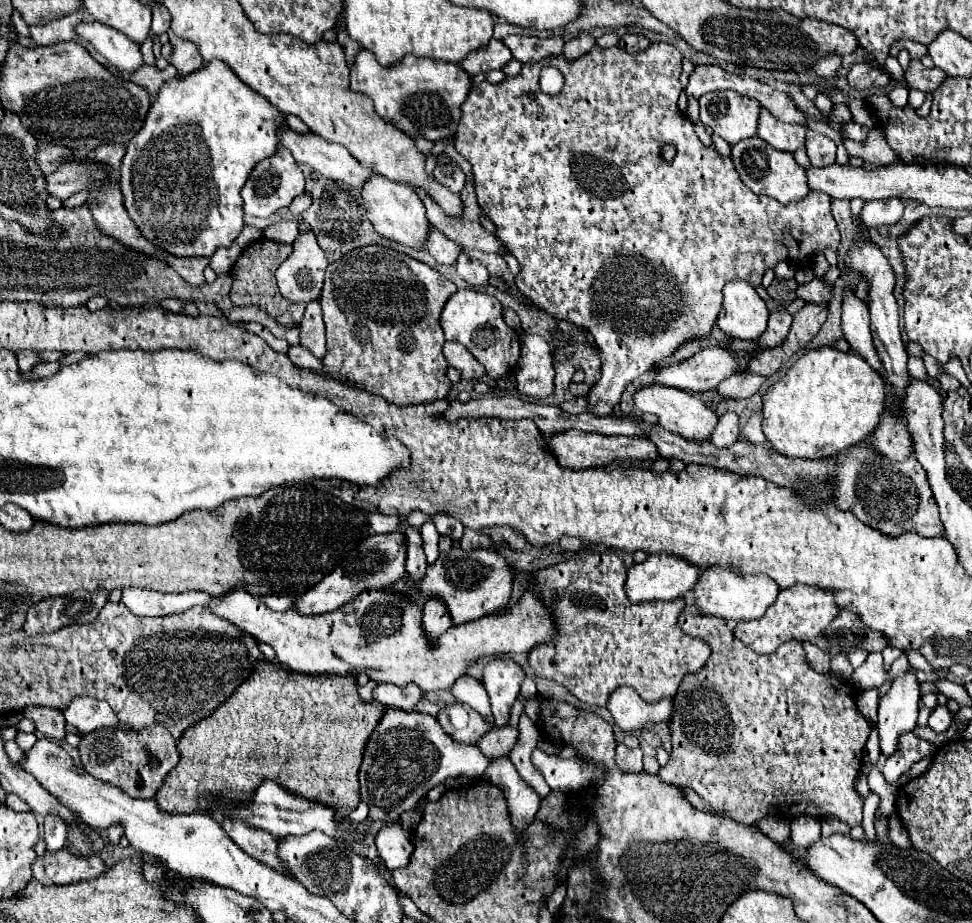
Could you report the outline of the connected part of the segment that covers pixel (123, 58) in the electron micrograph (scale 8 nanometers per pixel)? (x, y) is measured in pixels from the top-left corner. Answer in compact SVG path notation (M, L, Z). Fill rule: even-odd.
M83 22L79 28L75 28L83 40L93 44L93 48L103 54L115 68L119 70L137 70L143 64L139 44L123 36L119 30L107 28L105 24L99 22Z

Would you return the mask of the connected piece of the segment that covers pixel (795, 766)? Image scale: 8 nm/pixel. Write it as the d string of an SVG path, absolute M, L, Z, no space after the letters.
M693 592L685 596L689 604L681 612L677 624L689 636L709 644L711 656L699 672L683 678L673 696L671 724L667 724L673 750L669 762L657 774L659 780L697 792L713 810L749 826L757 826L771 814L783 814L785 818L807 814L817 820L835 816L849 826L861 824L863 800L855 790L855 780L861 772L865 744L873 724L855 704L857 690L849 680L815 672L799 640L781 644L773 654L761 656L751 652L733 638L725 620L697 614Z

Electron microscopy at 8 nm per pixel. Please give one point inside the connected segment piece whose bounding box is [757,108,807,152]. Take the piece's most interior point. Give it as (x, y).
(789, 137)

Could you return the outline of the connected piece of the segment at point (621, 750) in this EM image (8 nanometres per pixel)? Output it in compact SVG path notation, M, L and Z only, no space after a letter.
M619 744L617 746L615 762L617 762L617 766L623 772L639 772L639 770L643 770L643 754L641 754L641 748L631 750L625 744Z

